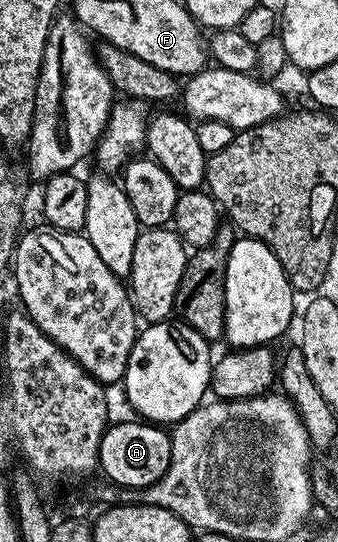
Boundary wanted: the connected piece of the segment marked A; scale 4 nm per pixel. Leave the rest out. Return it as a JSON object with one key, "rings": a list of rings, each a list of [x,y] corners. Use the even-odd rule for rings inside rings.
{"rings":[[[143,420],[120,421],[109,424],[100,444],[99,472],[105,473],[107,480],[124,489],[149,489],[155,481],[162,479],[170,467],[170,451],[173,438],[168,437],[167,428]]]}

